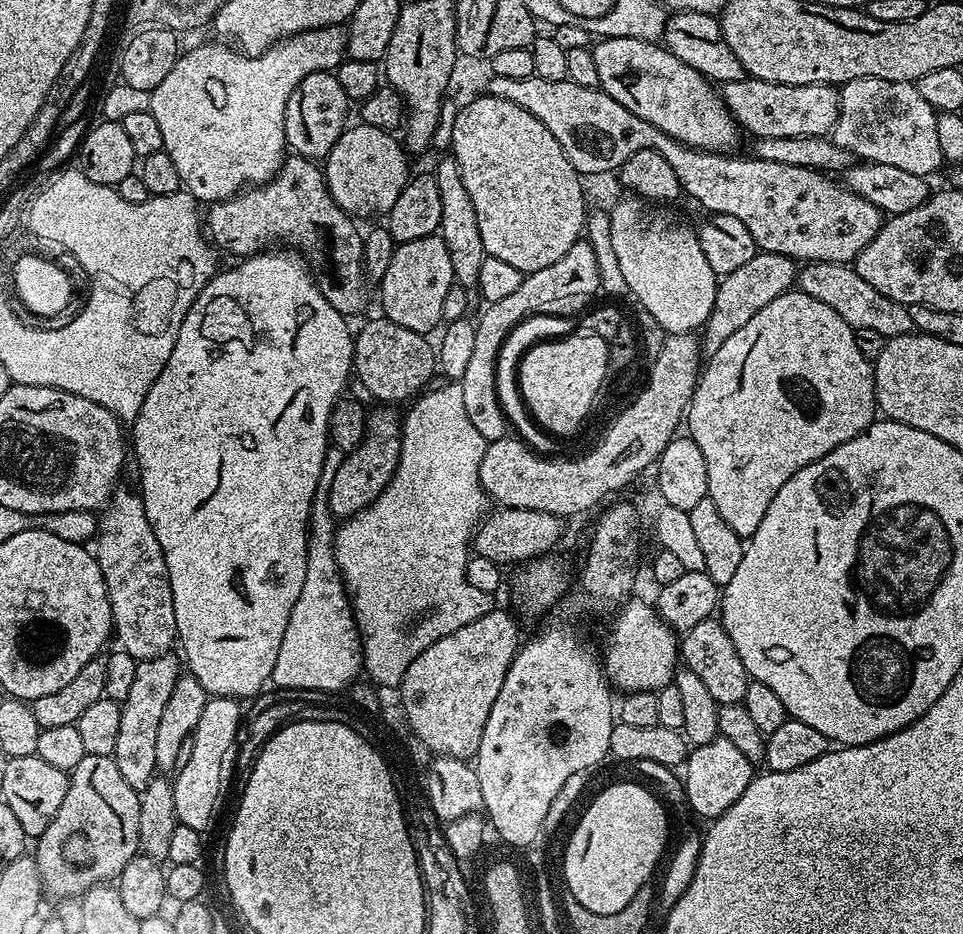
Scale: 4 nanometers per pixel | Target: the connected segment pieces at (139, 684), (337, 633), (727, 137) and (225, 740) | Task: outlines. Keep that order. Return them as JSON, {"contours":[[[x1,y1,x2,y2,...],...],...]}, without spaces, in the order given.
{"contours":[[[167,654,158,658,141,660,137,663,134,682,130,685,130,694,120,704,120,729,118,746,114,746,112,756,118,771,126,782,137,790,143,790,157,775,156,747,158,746,158,722,162,722,162,713,174,690,174,682,182,675,182,664,175,655]],[[329,447,310,506,306,579,302,582,298,602,294,602,294,610,290,610,290,622,286,622,286,634,282,634,278,662,274,662,272,671,271,683,280,688,336,692,339,688,347,689,362,672,362,637,356,629,352,602,336,565,334,545,338,520,328,508,330,486,334,486,334,474,338,474,338,466,342,466,345,455,342,449]],[[624,37,600,38,595,42,597,44,593,43,591,49,594,62,598,66,598,85,606,94,610,94,610,98,614,98,614,102,622,102,622,106,626,106,630,114,650,122,650,126,662,130,662,134,702,152,728,154,735,149,732,147,742,137,742,129,724,105,724,97,718,91,717,85,698,74,694,66,686,66,686,62,674,58,674,54,670,54,659,43]],[[230,696,211,697,206,702,206,707,202,709,198,726,191,734,186,755,174,772,172,789,177,821,190,826,190,830,198,830,201,834,207,833,207,828,211,826,216,803,220,800,220,787,224,784,224,759,231,748,233,751,242,732,240,707,241,701,233,700]]]}

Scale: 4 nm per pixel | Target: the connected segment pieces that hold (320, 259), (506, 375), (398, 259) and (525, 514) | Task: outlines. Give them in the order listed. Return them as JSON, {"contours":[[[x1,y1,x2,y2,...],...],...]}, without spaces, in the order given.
{"contours":[[[289,155,267,181,249,187,228,200,220,200,207,211,206,232,221,253,229,252,236,256,232,258,243,258,255,256,257,252,276,245,287,246,306,257,322,298,326,298,334,310,341,312,345,318,353,318,367,306,370,284,364,275,364,236,356,229,357,221,334,202,323,171,313,161,304,156]],[[531,316,522,321,518,327,515,327,510,335,507,336,506,342,499,348,499,354,495,364,495,392,498,394,499,404,508,418,509,425,515,430,519,439,528,445,537,455,555,455,559,441,557,437,548,433,537,424,525,406,523,398,521,398,519,382,520,362,525,353,536,343,547,339,560,339,562,336,569,336,577,329,577,326,577,319,573,316]],[[440,235,397,244,394,258,390,258,390,266,378,282,380,304,384,307,383,319,398,322,398,326,406,326,406,330,425,334,431,333,431,328,439,329,442,324,442,301,446,299,446,290,450,290,452,283,450,254]],[[497,507,480,521,474,533,474,552,475,555,490,558,490,562,501,566,520,566,537,556,551,553,551,548,559,542,560,535,564,532,564,524,565,521,554,514,525,508]]]}

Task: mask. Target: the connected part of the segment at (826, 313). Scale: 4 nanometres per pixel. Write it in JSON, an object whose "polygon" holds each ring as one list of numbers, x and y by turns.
{"polygon":[[799,290,783,292,778,298,774,298,774,302,762,306,762,310,758,310,758,314,754,314,754,318,750,318,750,322,742,326,742,330,734,330,734,334,730,334,730,338,722,342,718,354,707,357,697,379,692,401,688,403,686,432,694,442,698,442,698,450,702,450,702,458,706,458,708,499,714,502,714,506,718,506,718,514,722,514,726,526,730,526,734,534,741,538,752,536,754,530,758,530,758,522,762,522,766,514,766,506,774,502,774,494,778,494,778,490,782,490,782,486,786,486,786,482,790,482,790,478,794,478,794,474,798,474,802,466,810,466,810,462,818,462,818,458,830,454,830,450,834,450,842,442,850,442,850,438,867,430,877,419,873,367,873,361,866,359,862,350,858,350,856,333,842,320,841,315,817,298]]}

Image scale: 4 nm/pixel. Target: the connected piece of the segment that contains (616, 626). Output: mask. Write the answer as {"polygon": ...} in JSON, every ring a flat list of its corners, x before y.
{"polygon":[[632,598,619,609,602,651,604,675,613,689,625,692,656,692,673,683,678,671,678,636,656,614,655,607]]}

